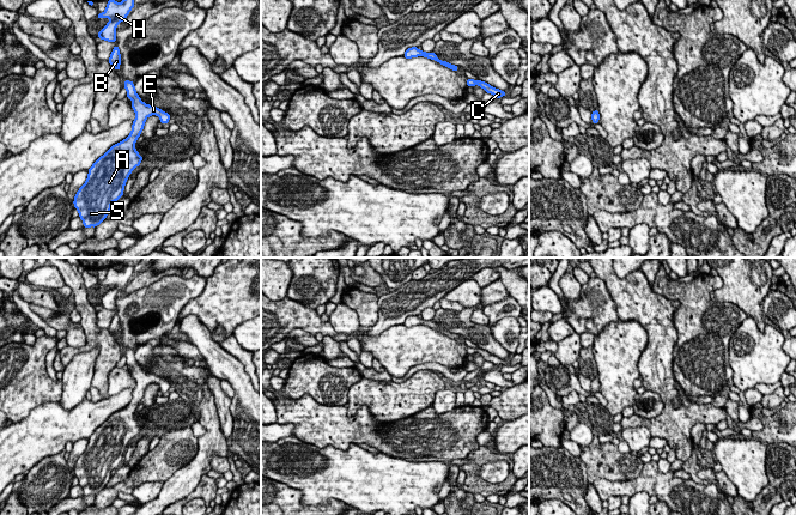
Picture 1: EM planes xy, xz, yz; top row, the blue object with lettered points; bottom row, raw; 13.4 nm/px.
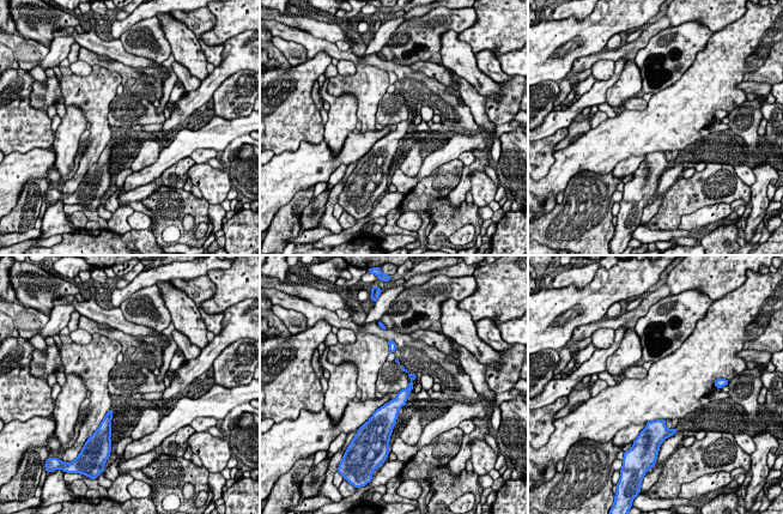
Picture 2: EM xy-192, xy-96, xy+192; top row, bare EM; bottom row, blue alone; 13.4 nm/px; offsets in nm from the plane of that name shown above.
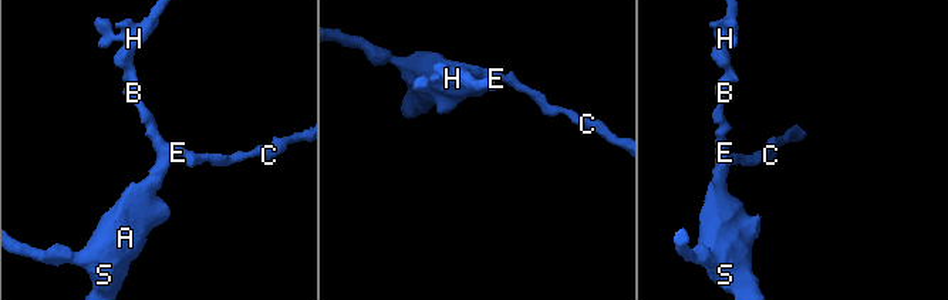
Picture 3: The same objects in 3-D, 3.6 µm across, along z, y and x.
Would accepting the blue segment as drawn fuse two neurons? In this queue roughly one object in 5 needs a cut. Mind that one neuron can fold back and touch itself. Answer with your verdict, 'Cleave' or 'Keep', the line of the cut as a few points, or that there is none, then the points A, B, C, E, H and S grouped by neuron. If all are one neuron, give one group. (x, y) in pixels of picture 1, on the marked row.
Keep. No split. Groups: A B C E H S

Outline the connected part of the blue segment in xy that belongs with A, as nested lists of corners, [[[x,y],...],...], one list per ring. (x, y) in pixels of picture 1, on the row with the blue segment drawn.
[[[124,80],[126,97],[130,98],[135,120],[130,134],[113,145],[89,169],[86,182],[74,196],[74,207],[84,223],[84,228],[99,225],[109,214],[111,204],[123,195],[123,189],[130,172],[140,165],[144,158],[135,150],[135,141],[144,129],[145,121],[157,115],[163,125],[169,123],[170,115],[157,107],[144,103],[138,96],[134,83]]]

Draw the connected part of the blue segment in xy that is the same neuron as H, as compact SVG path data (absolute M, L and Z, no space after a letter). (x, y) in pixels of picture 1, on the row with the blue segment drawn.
M108 0L105 11L103 13L98 13L97 19L105 17L110 20L101 31L98 31L98 38L108 42L117 41L116 26L127 18L133 7L134 0L123 0L122 2Z

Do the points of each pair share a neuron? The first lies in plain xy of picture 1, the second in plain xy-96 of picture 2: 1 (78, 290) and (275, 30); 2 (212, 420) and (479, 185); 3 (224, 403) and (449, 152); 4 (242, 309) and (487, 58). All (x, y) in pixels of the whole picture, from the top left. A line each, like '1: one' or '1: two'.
1: two
2: two
3: two
4: two

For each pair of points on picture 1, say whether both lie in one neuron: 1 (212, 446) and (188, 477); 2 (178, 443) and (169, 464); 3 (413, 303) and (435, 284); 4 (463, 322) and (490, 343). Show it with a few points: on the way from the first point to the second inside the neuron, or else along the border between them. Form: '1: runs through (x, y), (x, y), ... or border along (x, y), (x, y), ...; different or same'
1: runs through (205, 453), (201, 462), (194, 470); same
2: runs through (176, 448), (169, 455), (169, 459); same
3: runs through (418, 298), (430, 289); same
4: runs through (469, 328), (484, 339); same

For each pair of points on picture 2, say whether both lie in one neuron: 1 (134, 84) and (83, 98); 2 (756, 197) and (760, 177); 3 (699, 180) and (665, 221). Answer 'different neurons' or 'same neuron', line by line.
1: different neurons
2: same neuron
3: same neuron

